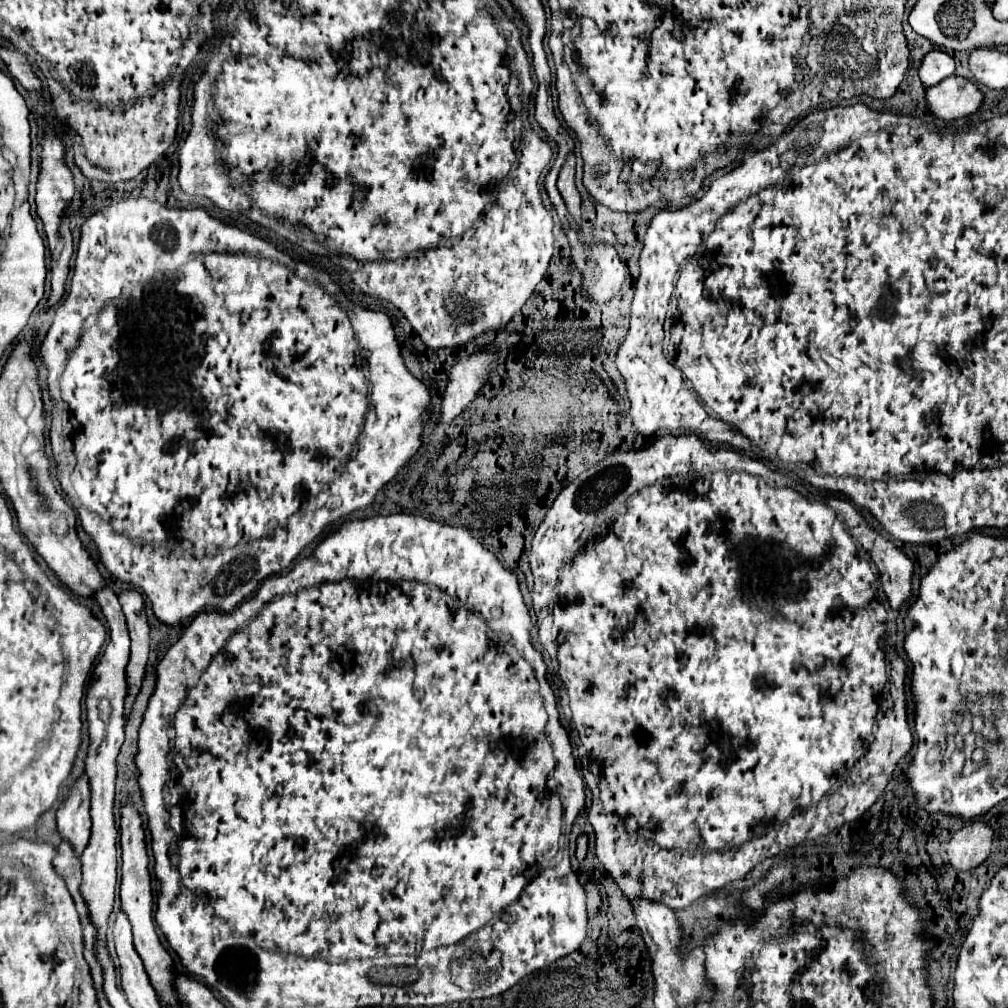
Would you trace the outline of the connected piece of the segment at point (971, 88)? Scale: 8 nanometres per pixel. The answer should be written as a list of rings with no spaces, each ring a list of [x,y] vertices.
[[[950,76],[940,84],[928,88],[926,100],[938,118],[954,120],[976,112],[984,100],[984,94],[974,82],[962,76]]]

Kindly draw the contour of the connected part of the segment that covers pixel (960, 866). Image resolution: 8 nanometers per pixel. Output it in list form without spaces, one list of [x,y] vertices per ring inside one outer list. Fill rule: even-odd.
[[[966,820],[948,842],[948,858],[956,870],[972,870],[982,864],[992,846],[992,828],[982,820]]]

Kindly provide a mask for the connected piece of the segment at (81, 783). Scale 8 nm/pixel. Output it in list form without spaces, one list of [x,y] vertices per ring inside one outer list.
[[[82,776],[76,780],[70,796],[62,802],[56,812],[58,832],[62,840],[68,840],[74,848],[74,854],[80,856],[90,838],[90,788],[88,778]]]

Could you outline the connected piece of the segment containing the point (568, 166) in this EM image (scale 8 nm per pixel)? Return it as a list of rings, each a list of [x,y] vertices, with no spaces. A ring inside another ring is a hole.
[[[574,154],[566,160],[566,164],[564,164],[562,172],[560,172],[560,178],[558,178],[558,190],[560,190],[562,198],[564,198],[570,214],[574,216],[576,224],[580,224],[582,214],[580,214],[580,194],[578,194],[578,190],[574,186],[574,160],[576,160]]]

